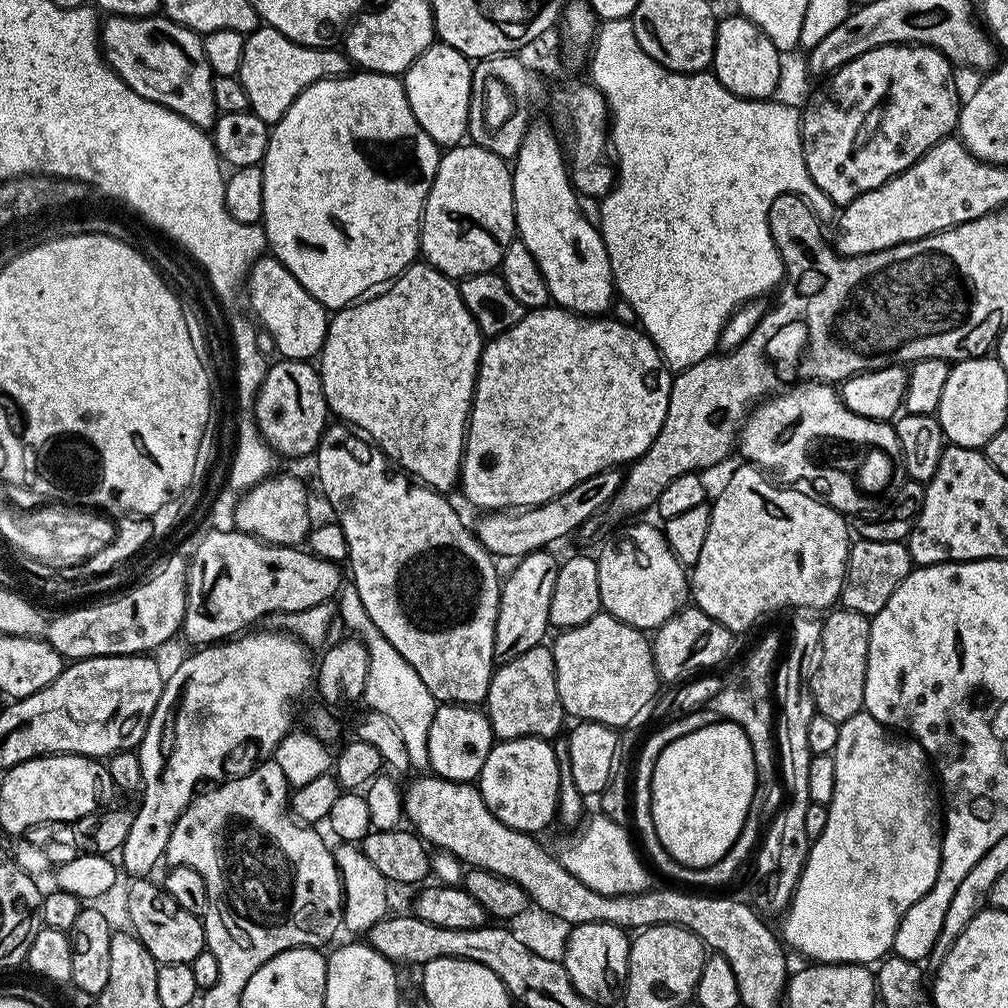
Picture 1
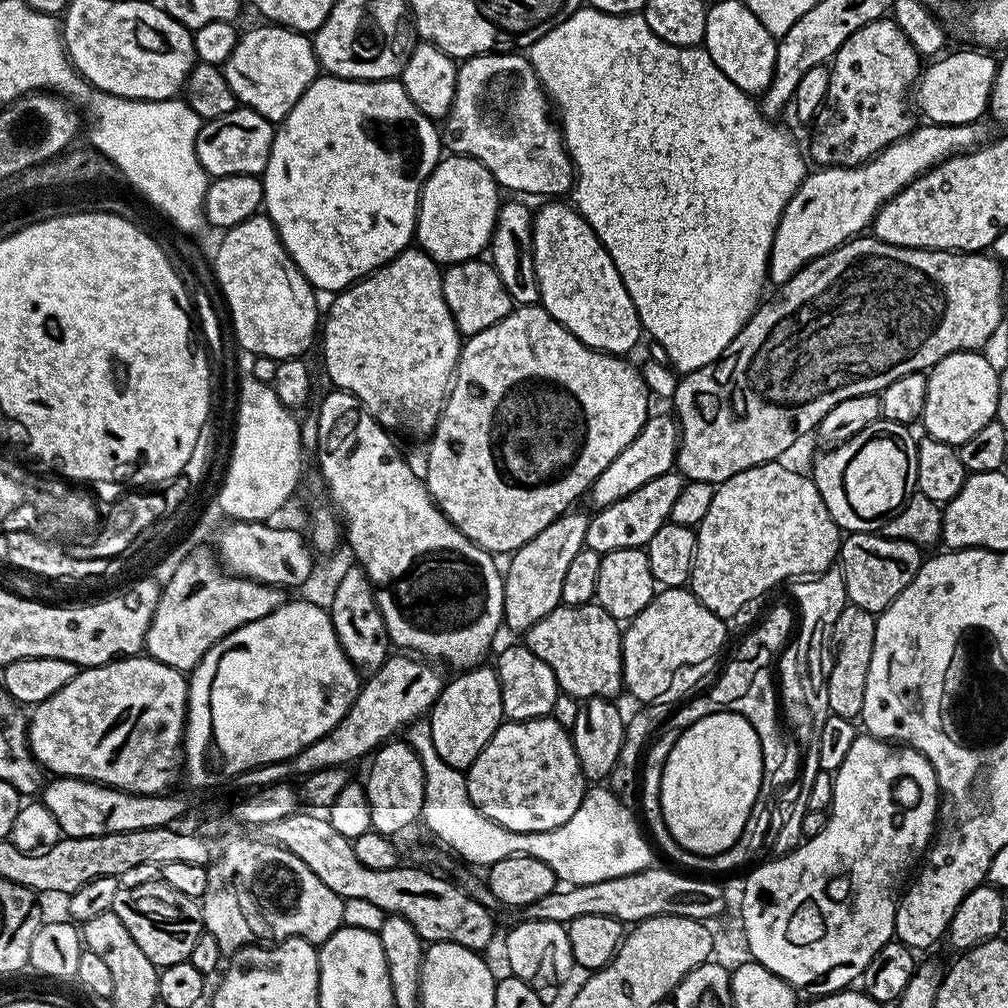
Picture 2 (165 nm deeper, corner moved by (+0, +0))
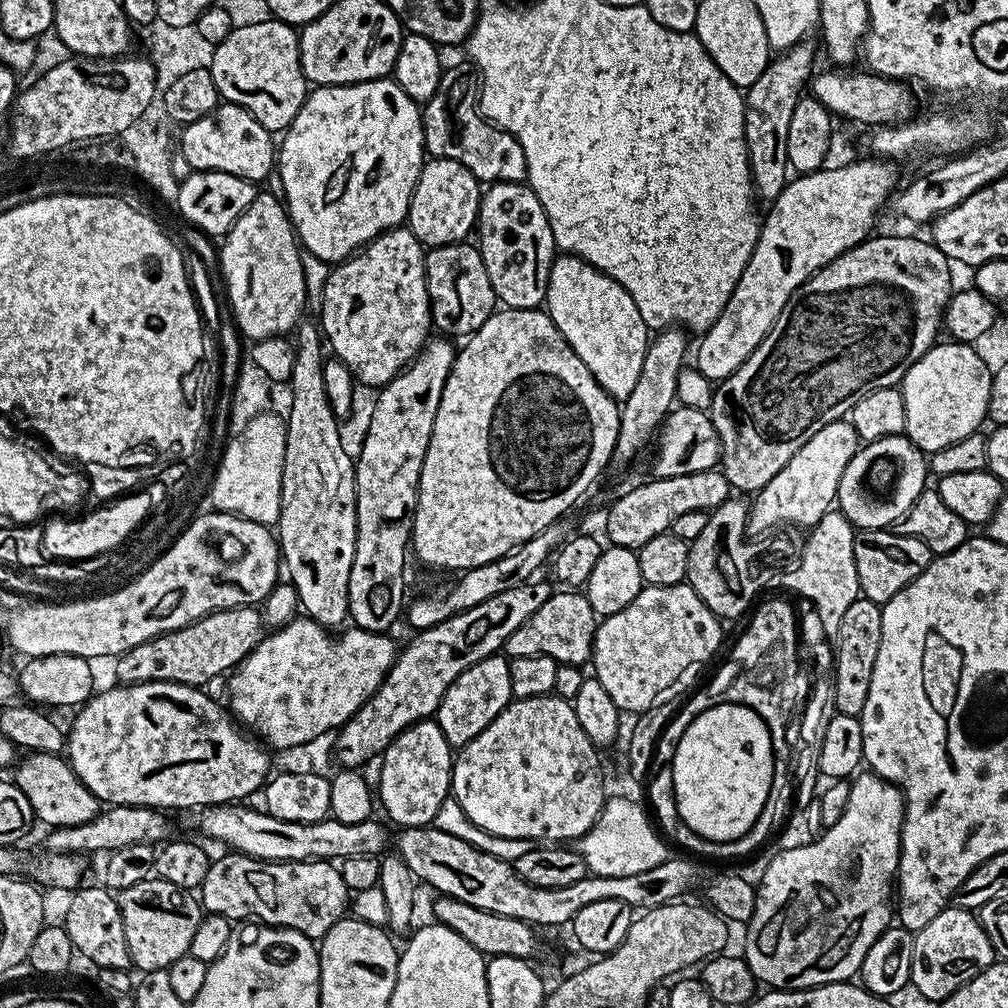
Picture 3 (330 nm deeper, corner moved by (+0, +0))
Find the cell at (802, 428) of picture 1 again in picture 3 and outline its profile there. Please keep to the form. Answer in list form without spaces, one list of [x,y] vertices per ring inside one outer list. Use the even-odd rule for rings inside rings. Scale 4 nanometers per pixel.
[[[907,435],[887,436],[877,440],[867,441],[850,458],[850,466],[842,473],[842,482],[838,482],[838,494],[836,495],[836,504],[838,510],[849,520],[857,529],[865,528],[886,528],[891,529],[897,520],[900,520],[914,506],[914,498],[922,494],[926,487],[926,481],[929,479],[930,468],[926,463],[925,453],[921,452]],[[900,476],[900,488],[892,488],[892,483]]]

